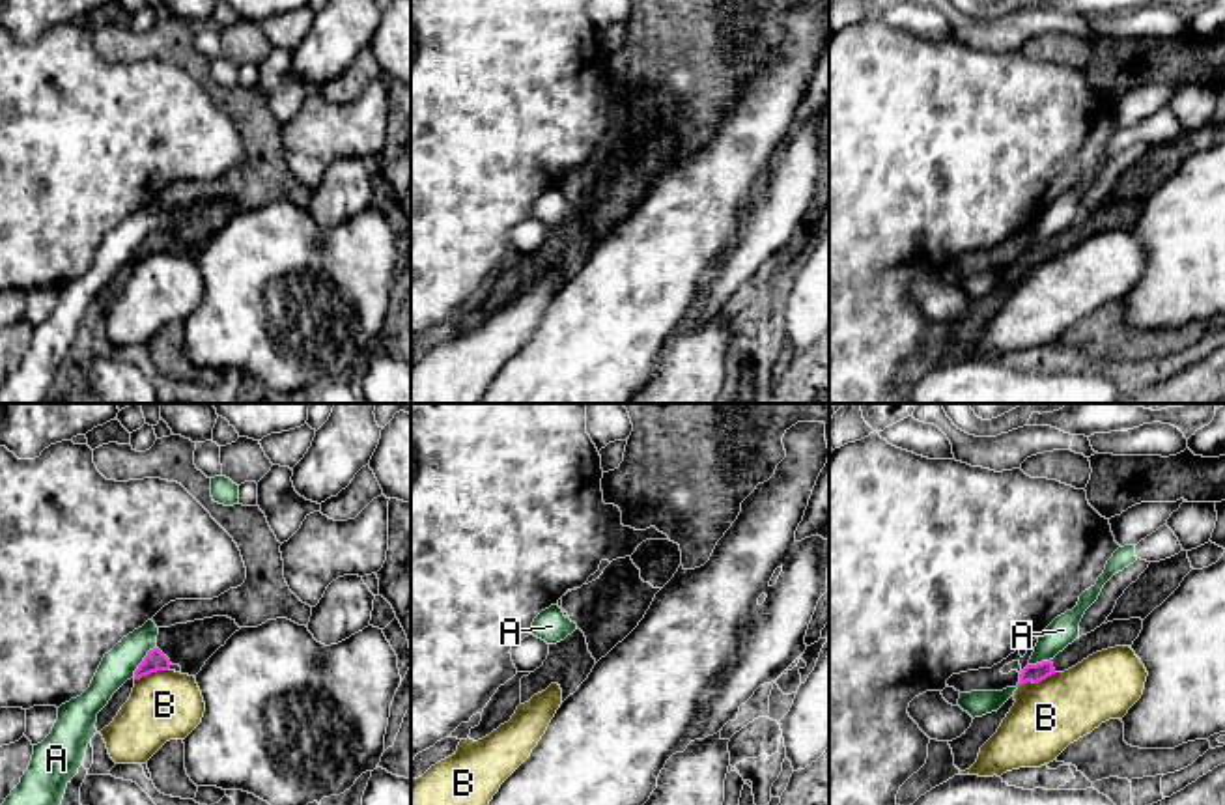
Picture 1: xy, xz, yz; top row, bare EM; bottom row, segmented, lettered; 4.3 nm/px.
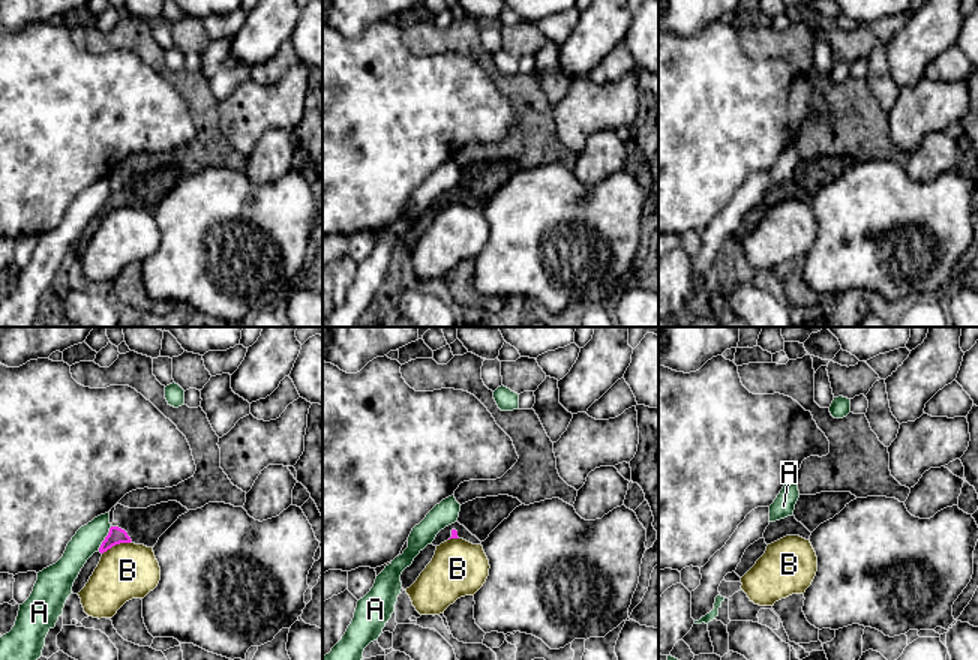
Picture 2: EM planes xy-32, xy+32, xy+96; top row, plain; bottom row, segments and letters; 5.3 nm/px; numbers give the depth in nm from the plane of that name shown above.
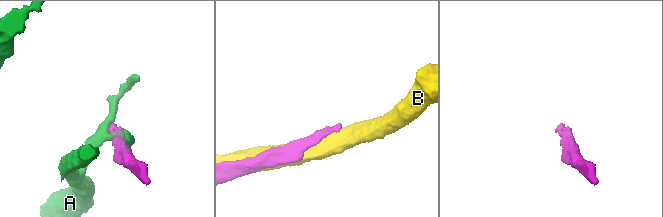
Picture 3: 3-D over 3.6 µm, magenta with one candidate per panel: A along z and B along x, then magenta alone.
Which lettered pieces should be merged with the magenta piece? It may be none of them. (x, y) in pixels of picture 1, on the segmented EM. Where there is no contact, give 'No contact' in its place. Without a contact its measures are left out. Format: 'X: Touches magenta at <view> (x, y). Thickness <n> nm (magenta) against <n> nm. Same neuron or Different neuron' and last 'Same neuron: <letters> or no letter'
A: Touches magenta at xy (142, 662). Thickness 90 nm (magenta) against 150 nm. Different neuron
B: Touches magenta at yz (1037, 682). Thickness 80 nm (magenta) against 300 nm. Different neuron
Same neuron: no letter

